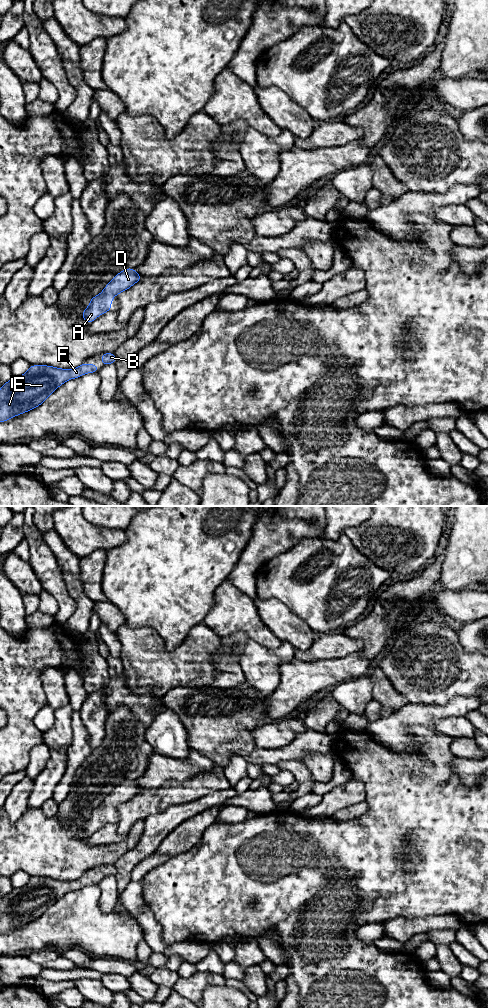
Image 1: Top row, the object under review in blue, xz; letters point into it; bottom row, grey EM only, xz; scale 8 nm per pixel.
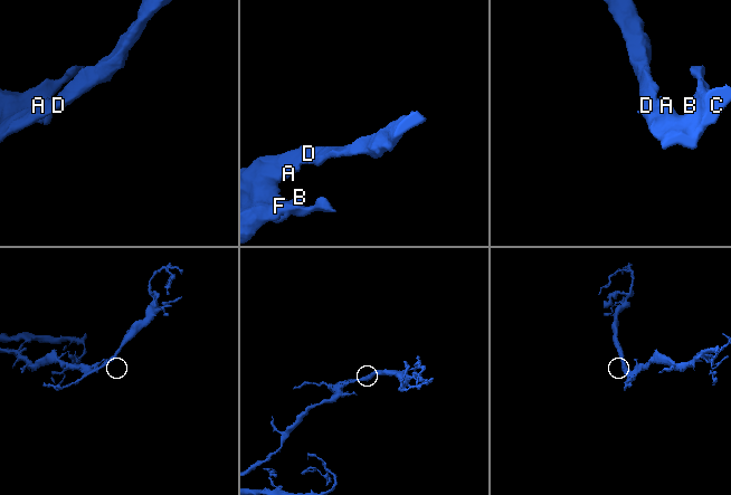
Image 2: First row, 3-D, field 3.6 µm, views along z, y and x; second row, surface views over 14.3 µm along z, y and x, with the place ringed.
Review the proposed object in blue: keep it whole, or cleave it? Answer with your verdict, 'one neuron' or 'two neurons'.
one neuron

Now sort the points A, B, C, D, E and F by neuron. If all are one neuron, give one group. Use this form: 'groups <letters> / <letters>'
groups A B C D E F

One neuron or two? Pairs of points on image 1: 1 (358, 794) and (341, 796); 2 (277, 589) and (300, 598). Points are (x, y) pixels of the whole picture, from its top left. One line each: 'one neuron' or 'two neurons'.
1: one neuron
2: one neuron

